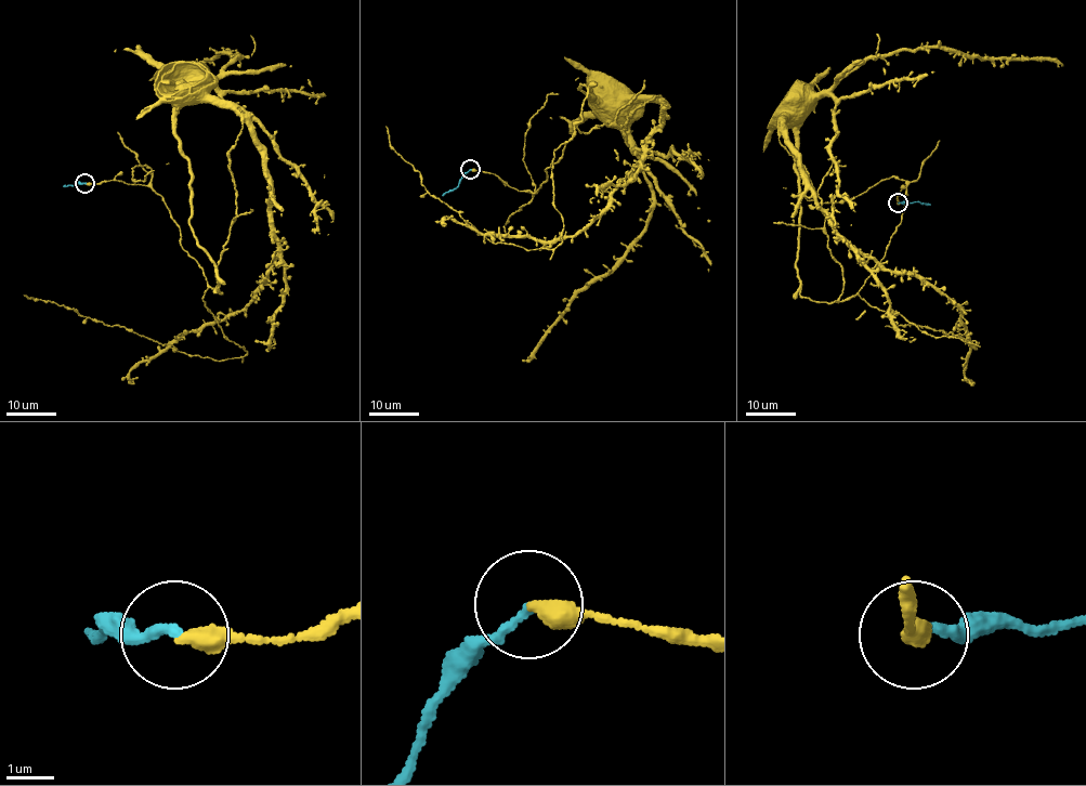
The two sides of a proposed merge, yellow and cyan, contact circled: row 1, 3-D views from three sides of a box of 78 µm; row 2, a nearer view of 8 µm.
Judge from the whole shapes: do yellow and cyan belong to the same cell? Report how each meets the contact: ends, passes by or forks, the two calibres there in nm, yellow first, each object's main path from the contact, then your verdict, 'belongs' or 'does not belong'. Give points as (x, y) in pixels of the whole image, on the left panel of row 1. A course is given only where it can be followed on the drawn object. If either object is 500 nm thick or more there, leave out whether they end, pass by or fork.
yellow ends; cyan ends; calibres 420 and 190 nm; course yellow (86, 183), (152, 187), (217, 292), (243, 120), (207, 84), (241, 59), (149, 80); course cyan (84, 183), (63, 185); does not belong

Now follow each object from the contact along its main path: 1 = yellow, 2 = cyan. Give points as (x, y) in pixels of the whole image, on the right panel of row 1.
1: (898, 202), (877, 270), (839, 299), (822, 200), (782, 125), (902, 50), (1062, 66)
2: (899, 202), (930, 204)

